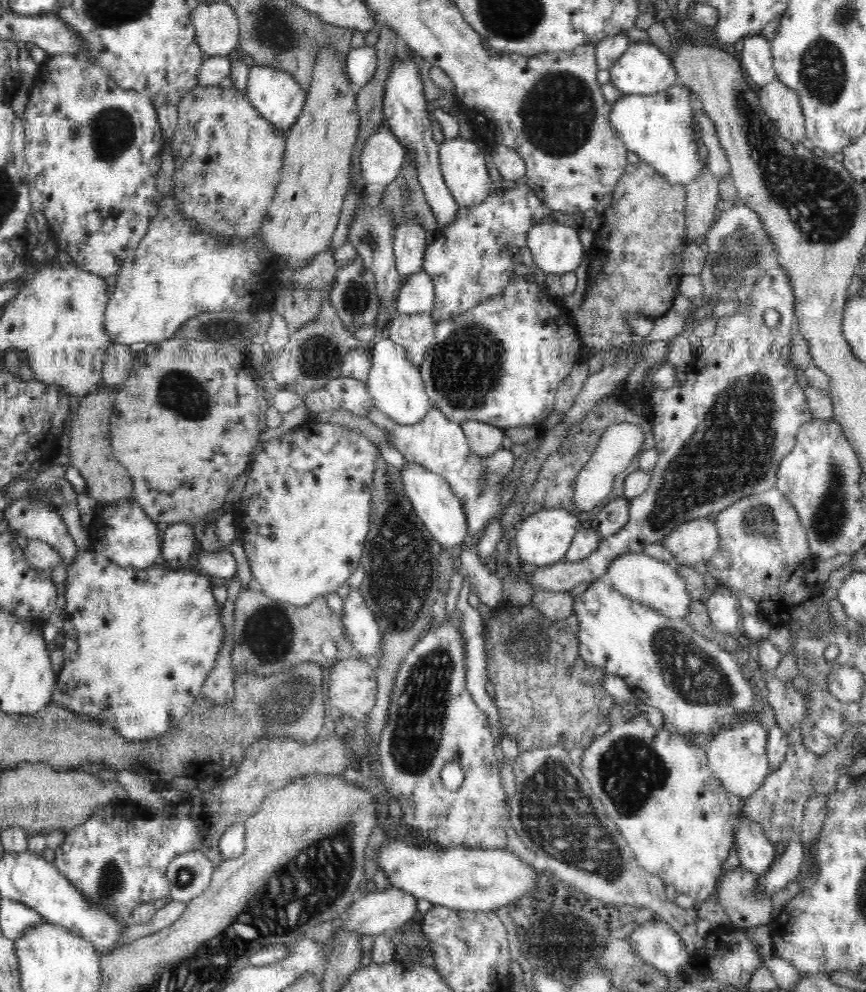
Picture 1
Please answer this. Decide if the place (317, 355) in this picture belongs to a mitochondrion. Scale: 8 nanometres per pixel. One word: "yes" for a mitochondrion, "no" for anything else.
yes

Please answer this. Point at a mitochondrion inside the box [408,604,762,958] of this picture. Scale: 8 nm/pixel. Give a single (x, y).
(562, 822)

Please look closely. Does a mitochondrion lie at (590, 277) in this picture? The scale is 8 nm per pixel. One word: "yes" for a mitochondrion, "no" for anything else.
no

